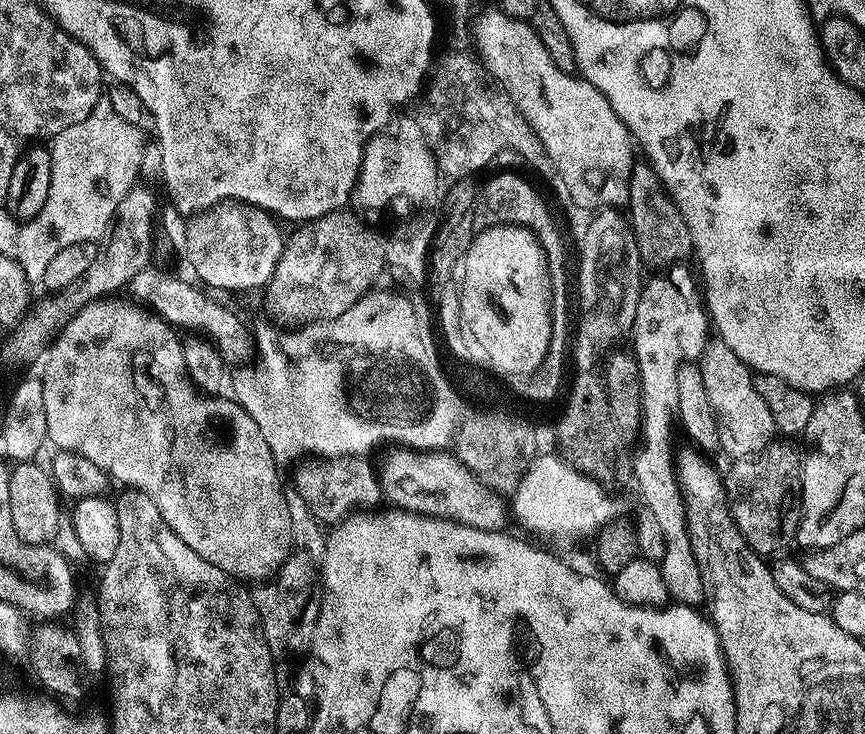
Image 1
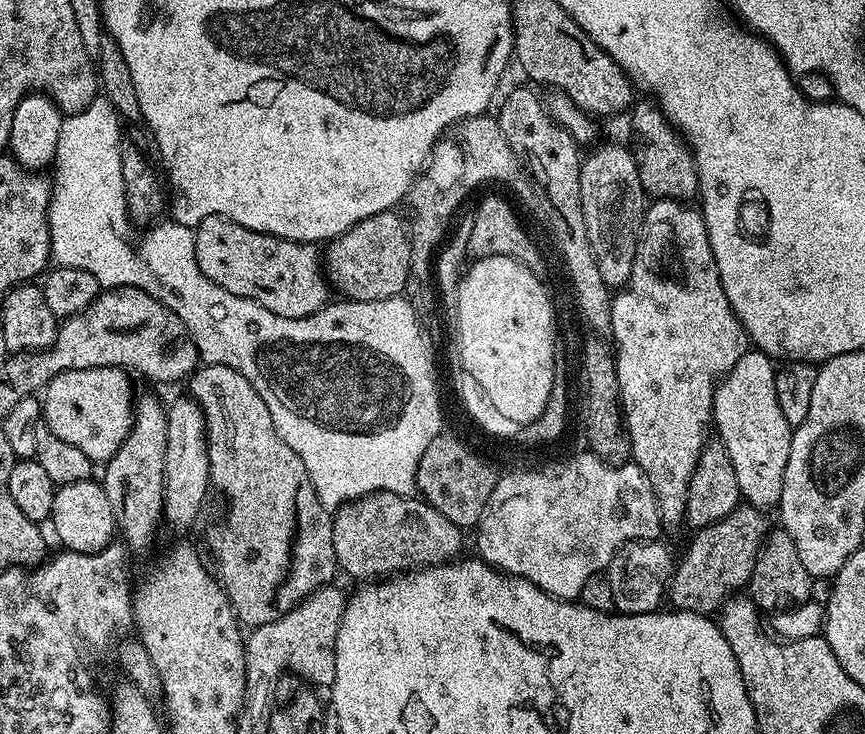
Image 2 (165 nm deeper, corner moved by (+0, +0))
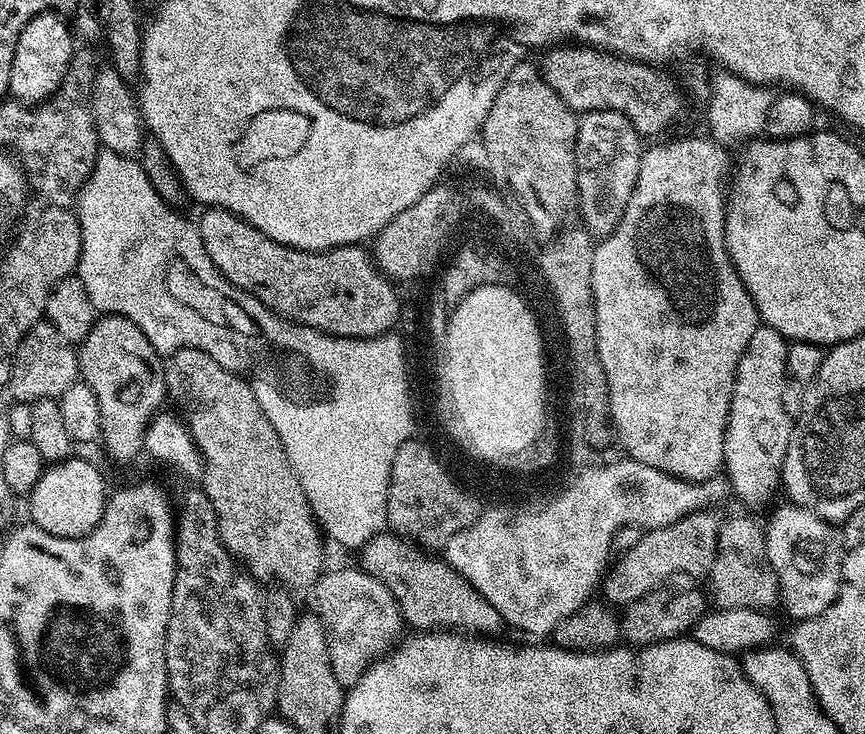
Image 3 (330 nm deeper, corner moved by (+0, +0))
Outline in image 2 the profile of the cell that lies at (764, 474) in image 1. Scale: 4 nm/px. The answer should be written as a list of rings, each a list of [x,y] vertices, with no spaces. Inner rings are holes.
[[[744,502],[726,518],[695,529],[688,549],[675,561],[672,579],[668,582],[667,603],[682,612],[712,614],[729,596],[739,593],[752,576],[756,553],[770,531],[764,516],[767,515],[761,509]]]

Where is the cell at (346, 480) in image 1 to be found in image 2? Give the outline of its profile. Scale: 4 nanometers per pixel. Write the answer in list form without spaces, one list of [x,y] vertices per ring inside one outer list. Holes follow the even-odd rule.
[[[393,492],[362,496],[335,509],[332,517],[336,567],[343,575],[345,572],[360,580],[356,582],[376,582],[401,572],[455,561],[461,555],[460,536],[461,528],[422,498],[399,496]]]

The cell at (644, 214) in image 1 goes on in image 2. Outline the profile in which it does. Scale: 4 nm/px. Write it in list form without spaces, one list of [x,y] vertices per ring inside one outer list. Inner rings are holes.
[[[644,98],[644,101],[638,104],[631,109],[633,112],[630,151],[636,160],[638,178],[645,193],[657,200],[691,201],[697,195],[700,183],[688,141],[664,117],[664,111],[660,109],[659,104],[648,98]]]

